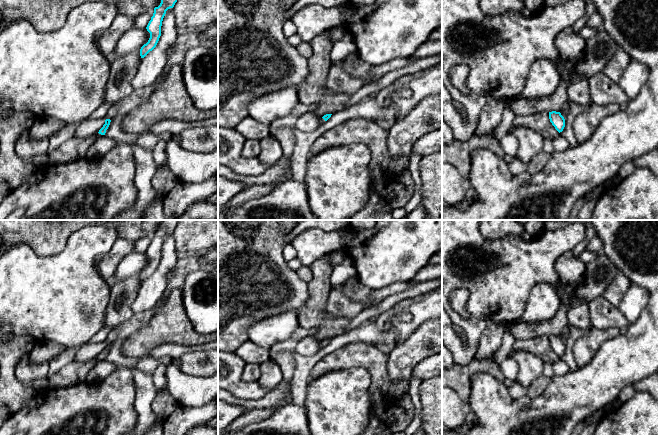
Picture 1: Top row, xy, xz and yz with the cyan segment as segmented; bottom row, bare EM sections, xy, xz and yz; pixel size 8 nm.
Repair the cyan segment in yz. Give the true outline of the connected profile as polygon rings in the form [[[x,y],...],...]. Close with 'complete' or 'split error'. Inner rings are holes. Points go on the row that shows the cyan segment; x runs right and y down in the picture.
[[[549,112],[549,119],[555,129],[560,133],[565,127],[565,119],[560,112]]]; complete

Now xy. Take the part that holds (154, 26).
[[[161,0],[160,5],[154,8],[153,16],[146,27],[147,31],[150,33],[150,38],[140,49],[141,58],[144,58],[156,47],[161,36],[161,26],[166,11],[173,8],[176,2],[177,0]]]; complete

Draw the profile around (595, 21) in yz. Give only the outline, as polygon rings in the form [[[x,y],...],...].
[[[595,12],[587,21],[587,26],[596,28],[597,30],[603,29],[603,19]]]

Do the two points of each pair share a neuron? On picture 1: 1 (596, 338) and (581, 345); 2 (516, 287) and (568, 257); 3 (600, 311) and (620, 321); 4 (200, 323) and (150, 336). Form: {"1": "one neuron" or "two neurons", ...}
{"1": "one neuron", "2": "two neurons", "3": "one neuron", "4": "two neurons"}

